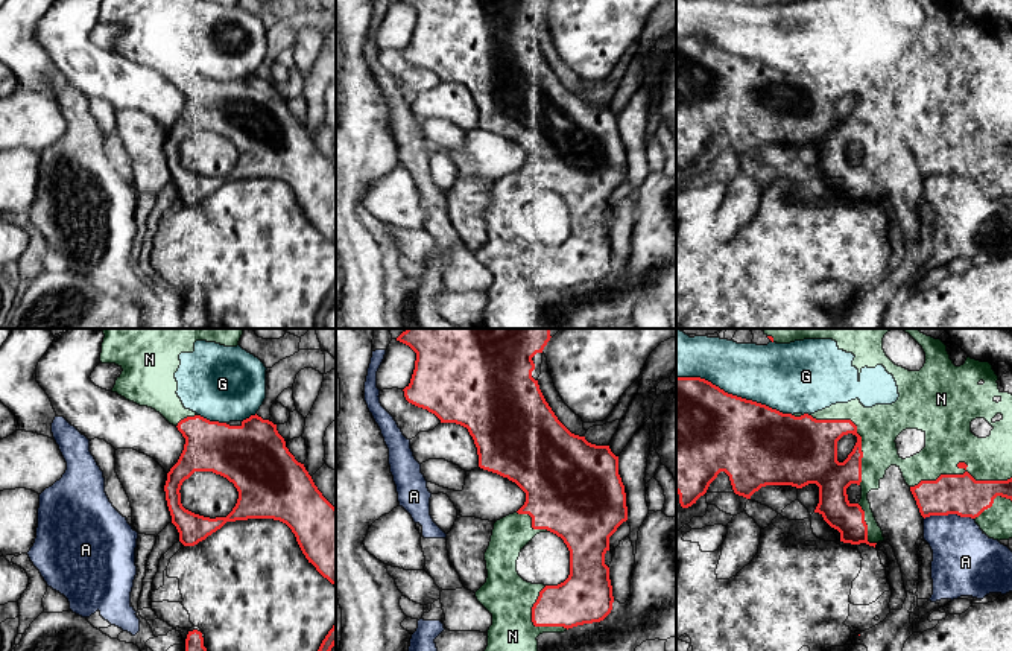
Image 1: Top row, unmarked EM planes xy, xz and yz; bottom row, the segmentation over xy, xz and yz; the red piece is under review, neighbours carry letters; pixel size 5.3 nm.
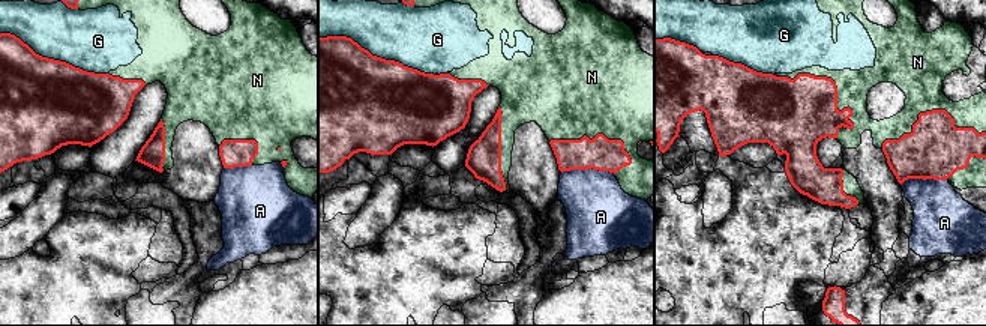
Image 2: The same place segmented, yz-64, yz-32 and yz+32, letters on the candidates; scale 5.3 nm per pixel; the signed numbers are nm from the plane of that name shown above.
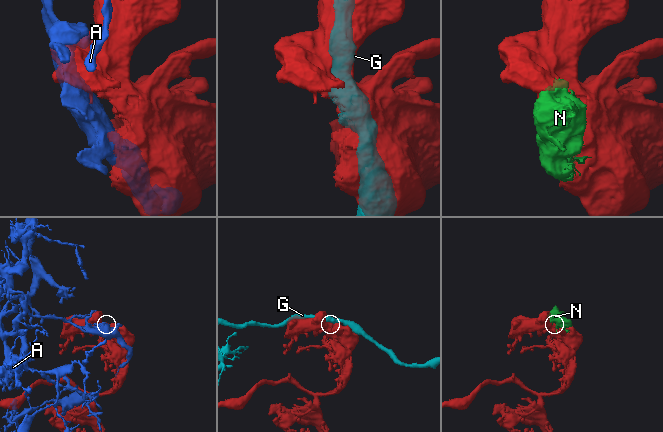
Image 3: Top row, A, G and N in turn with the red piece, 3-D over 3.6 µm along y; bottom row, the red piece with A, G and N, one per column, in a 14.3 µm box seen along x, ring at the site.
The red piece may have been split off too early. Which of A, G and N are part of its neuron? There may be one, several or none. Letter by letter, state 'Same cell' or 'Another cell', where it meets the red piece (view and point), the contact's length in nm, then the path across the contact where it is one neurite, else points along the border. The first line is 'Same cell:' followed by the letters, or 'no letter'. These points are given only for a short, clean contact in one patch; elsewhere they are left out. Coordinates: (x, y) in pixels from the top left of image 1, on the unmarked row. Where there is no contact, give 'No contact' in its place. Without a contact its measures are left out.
Same cell: N
A: Another cell. Touches red at yz (948, 172). Shared border 260 nm
G: Another cell. Touches red at yz (734, 55). Shared border 650 nm
N: Same cell. Touches red at yz (961, 134). Shared border 550 nm

